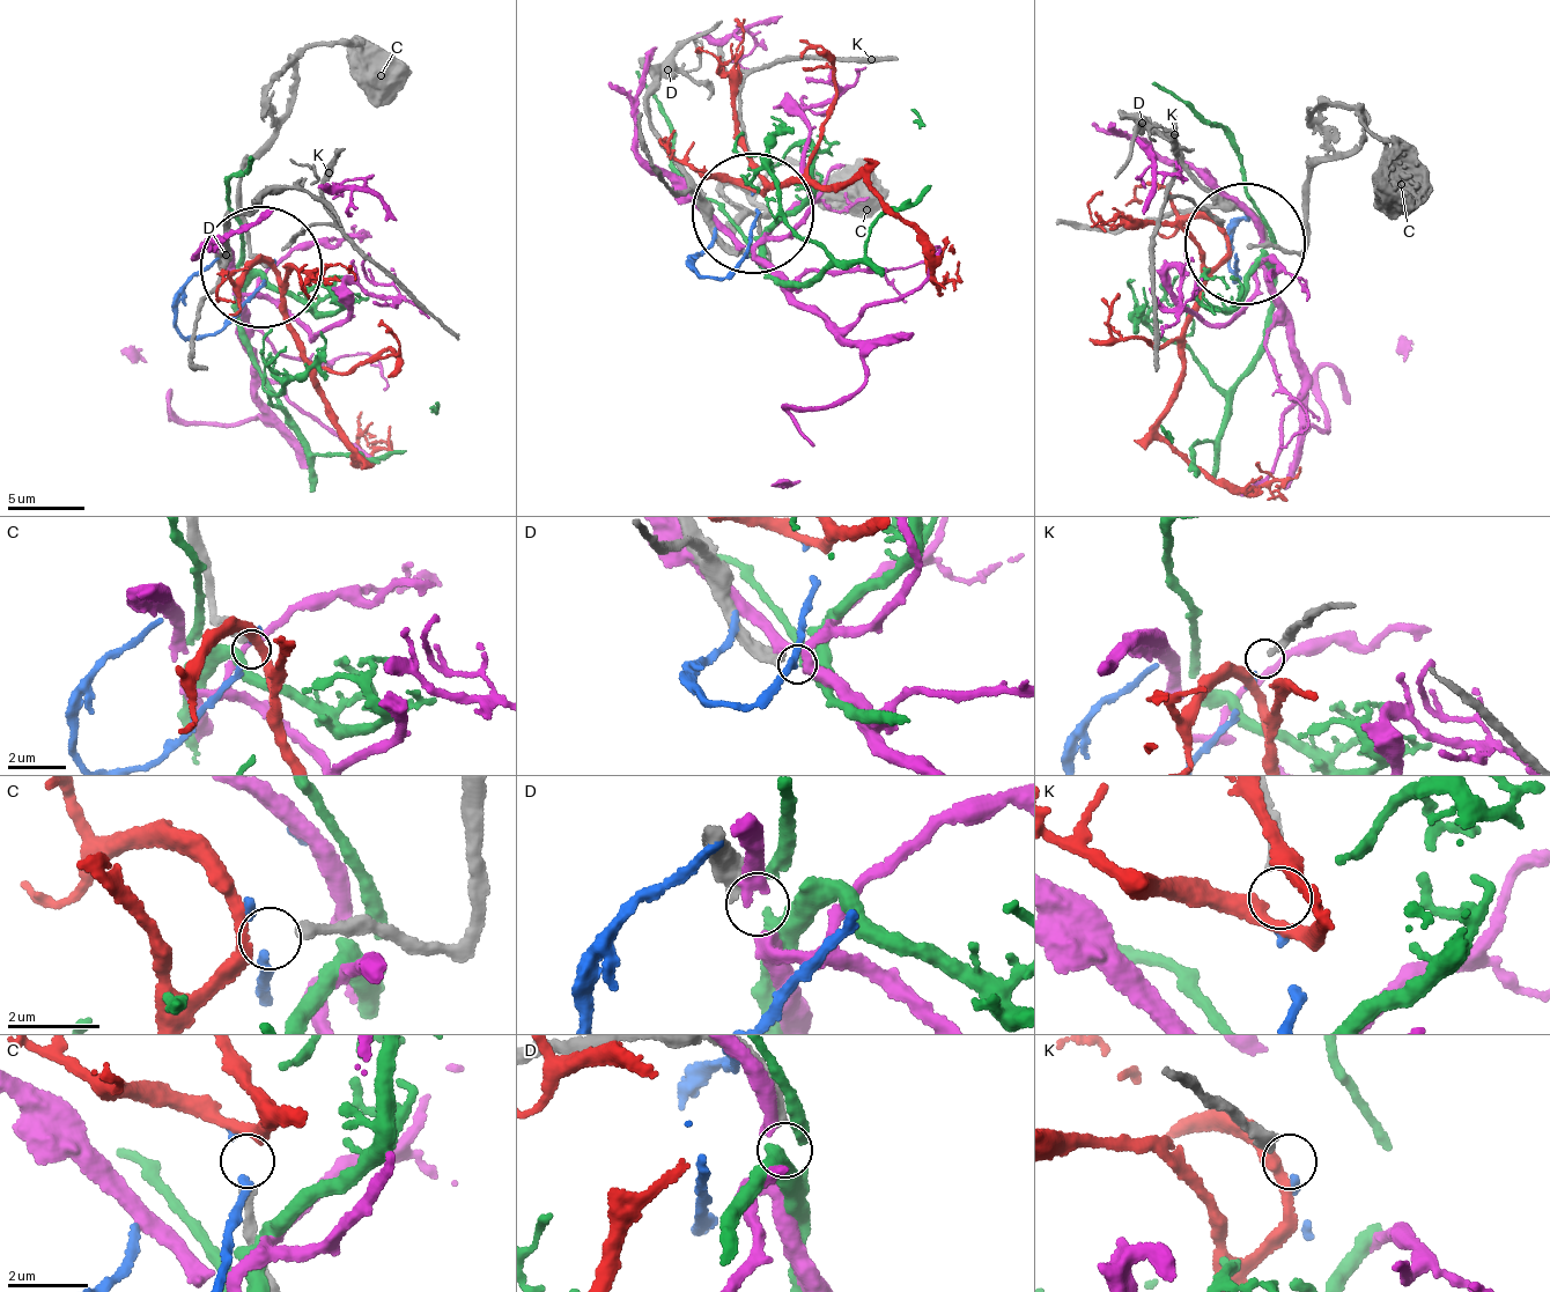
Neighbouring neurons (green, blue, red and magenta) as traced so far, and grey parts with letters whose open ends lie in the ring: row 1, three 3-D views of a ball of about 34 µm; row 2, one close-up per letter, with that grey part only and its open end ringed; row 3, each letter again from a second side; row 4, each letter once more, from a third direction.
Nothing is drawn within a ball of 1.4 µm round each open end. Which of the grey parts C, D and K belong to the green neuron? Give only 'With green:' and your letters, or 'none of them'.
With green: none of them

